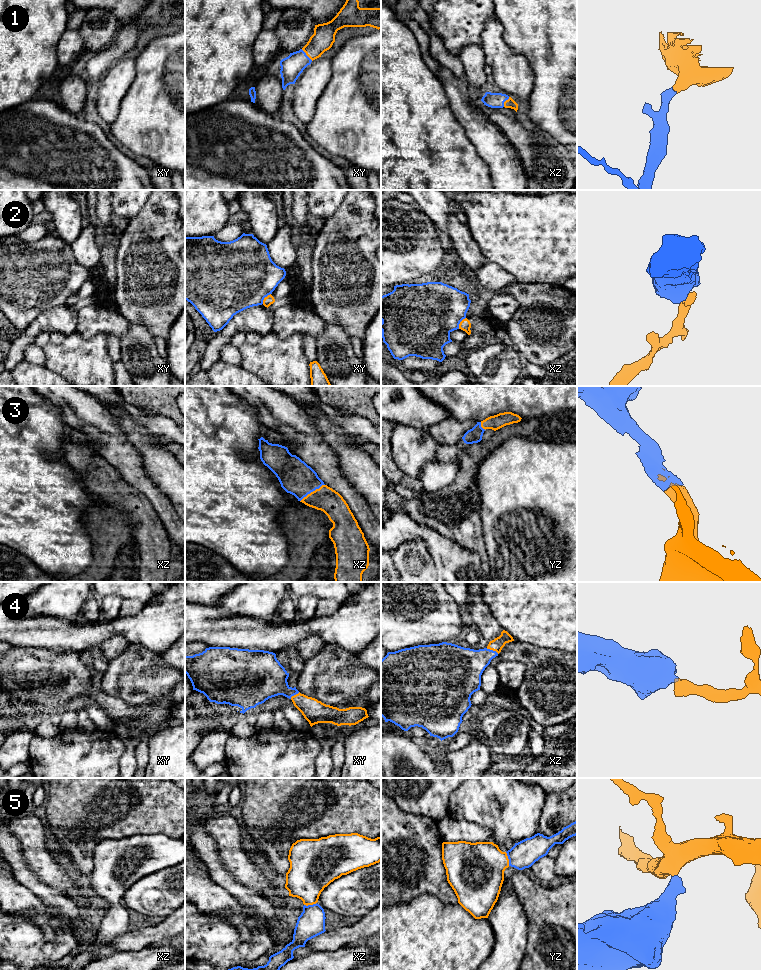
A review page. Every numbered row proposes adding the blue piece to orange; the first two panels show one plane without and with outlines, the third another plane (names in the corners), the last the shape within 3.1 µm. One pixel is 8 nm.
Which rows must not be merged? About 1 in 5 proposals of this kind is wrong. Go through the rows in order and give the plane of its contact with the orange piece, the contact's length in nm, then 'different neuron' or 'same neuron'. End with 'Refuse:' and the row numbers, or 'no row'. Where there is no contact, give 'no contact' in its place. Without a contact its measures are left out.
1: meets orange in xy; contact 130 nm long; same neuron
2: meets orange in xy; contact 110 nm long; different neuron
3: meets orange in xz; contact 240 nm long; same neuron
4: meets orange in xz; contact 110 nm long; same neuron
5: meets orange in yz; contact 120 nm long; same neuron
Refuse: 2

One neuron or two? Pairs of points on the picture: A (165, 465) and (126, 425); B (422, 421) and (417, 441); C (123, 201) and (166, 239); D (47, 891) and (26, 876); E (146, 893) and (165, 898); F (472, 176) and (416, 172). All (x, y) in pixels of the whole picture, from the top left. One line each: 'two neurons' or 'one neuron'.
A: one neuron
B: two neurons
C: two neurons
D: one neuron
E: one neuron
F: one neuron

